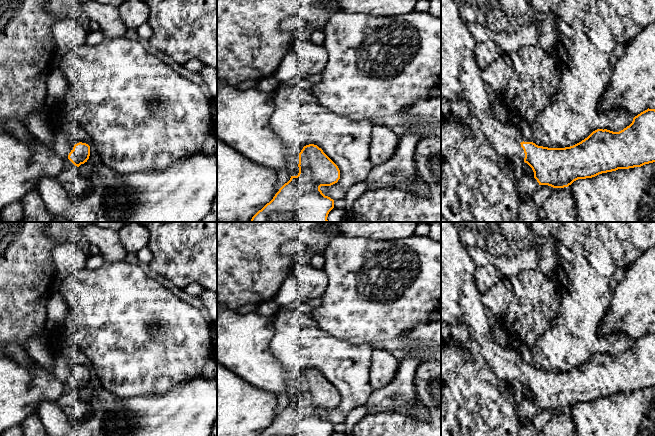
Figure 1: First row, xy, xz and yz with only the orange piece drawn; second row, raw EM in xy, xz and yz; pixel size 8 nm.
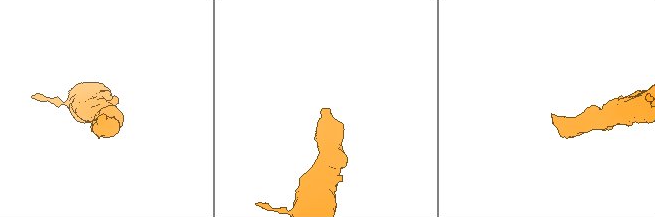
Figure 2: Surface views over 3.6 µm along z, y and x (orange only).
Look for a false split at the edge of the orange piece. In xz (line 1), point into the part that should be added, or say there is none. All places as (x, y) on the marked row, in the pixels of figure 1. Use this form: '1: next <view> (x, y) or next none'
1: next none

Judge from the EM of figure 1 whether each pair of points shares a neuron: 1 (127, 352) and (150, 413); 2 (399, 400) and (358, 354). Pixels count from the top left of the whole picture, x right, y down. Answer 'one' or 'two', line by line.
1: two
2: two

